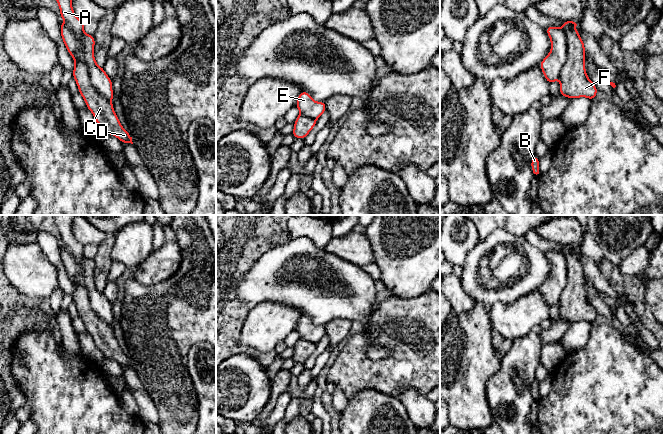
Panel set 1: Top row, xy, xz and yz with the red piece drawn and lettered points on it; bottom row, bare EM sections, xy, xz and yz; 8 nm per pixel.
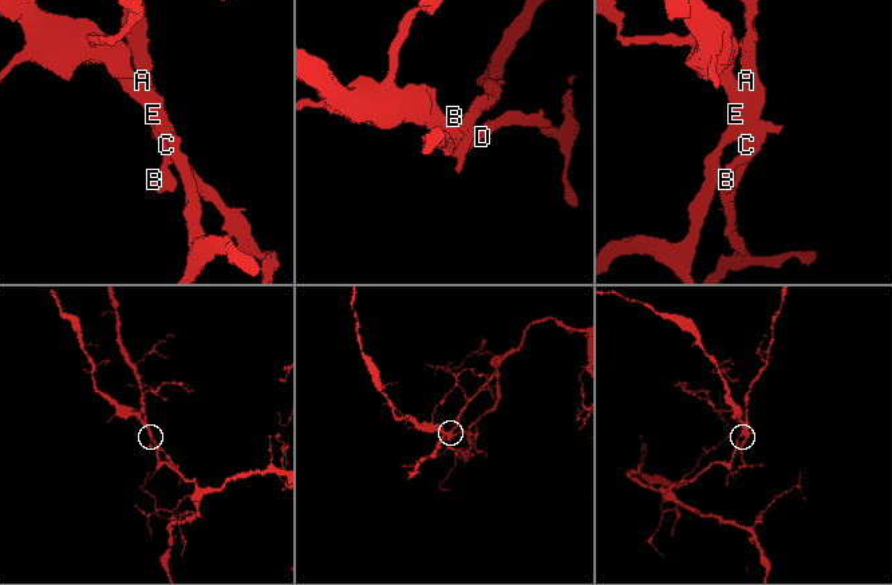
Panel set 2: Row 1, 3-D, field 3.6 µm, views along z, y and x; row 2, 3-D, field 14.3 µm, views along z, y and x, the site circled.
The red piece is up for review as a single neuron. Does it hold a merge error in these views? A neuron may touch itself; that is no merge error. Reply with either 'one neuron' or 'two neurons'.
two neurons

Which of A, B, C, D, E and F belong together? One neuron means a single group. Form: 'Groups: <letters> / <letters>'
Groups: A B C D F / E

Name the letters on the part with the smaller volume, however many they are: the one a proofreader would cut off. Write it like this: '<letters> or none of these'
A, B, C, D, F

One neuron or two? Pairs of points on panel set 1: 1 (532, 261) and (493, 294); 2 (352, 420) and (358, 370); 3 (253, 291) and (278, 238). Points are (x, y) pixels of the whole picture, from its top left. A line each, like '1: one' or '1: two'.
1: one
2: two
3: two

